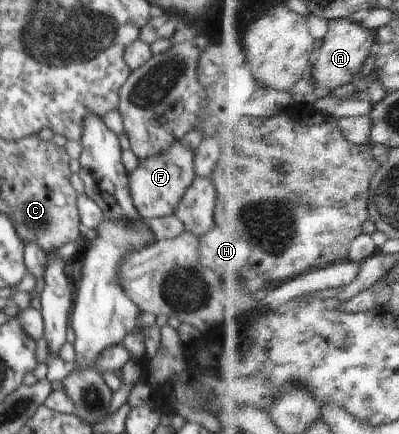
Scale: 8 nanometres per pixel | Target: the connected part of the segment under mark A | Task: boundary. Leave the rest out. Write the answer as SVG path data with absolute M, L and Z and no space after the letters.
M357 16L334 19L327 35L324 37L324 44L318 50L318 60L314 66L315 97L324 94L331 94L334 90L340 90L347 84L354 83L354 78L370 58L370 54L376 49L377 30L360 26L357 23Z

